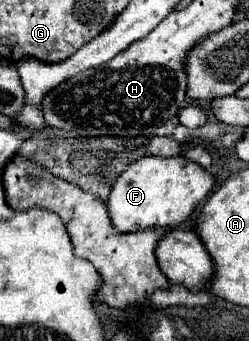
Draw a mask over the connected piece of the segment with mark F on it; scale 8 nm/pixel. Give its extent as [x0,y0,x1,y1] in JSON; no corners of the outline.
[107,156,215,232]

